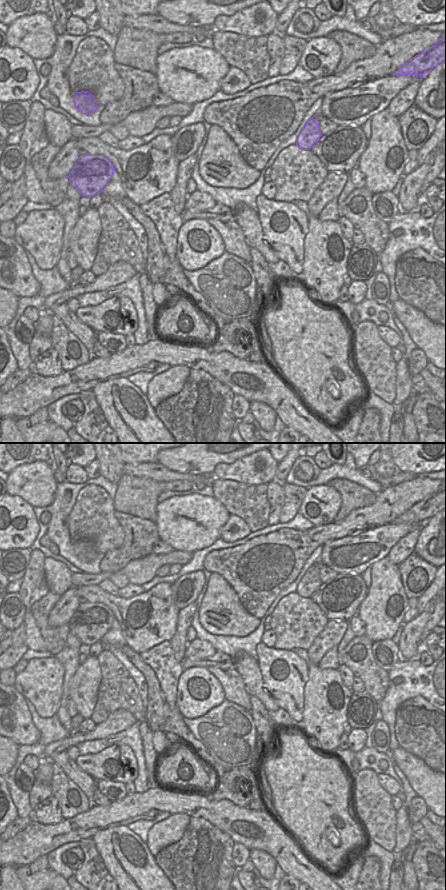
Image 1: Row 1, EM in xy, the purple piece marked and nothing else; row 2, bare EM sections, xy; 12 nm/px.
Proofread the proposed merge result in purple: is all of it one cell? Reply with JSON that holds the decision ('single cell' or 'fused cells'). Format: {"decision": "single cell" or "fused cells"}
{"decision": "fused cells"}

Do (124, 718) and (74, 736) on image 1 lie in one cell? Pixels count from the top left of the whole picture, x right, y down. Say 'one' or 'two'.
one

